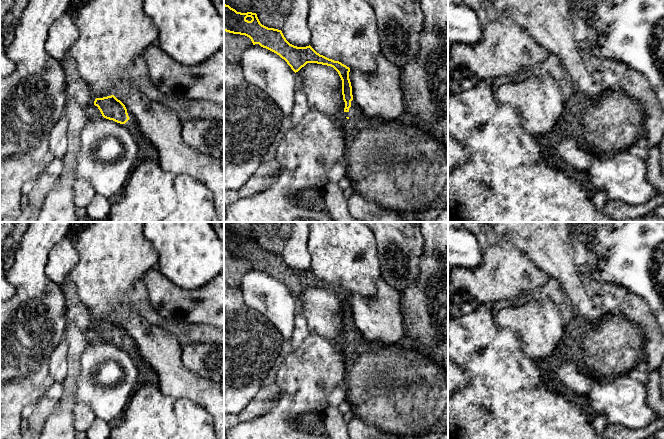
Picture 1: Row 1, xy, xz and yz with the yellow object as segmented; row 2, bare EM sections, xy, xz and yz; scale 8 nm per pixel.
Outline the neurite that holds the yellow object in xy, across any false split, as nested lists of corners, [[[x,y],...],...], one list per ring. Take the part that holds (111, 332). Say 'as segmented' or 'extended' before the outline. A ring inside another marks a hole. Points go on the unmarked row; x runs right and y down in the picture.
extended; [[[114,319],[96,322],[94,329],[98,331],[102,340],[117,347],[124,348],[133,360],[138,370],[138,385],[151,384],[158,386],[157,373],[151,365],[139,354],[137,347],[130,343],[125,329]]]

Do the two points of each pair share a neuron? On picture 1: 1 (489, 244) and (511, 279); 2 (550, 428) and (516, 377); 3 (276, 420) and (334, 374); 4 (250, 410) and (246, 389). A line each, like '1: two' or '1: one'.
1: one
2: one
3: one
4: two

